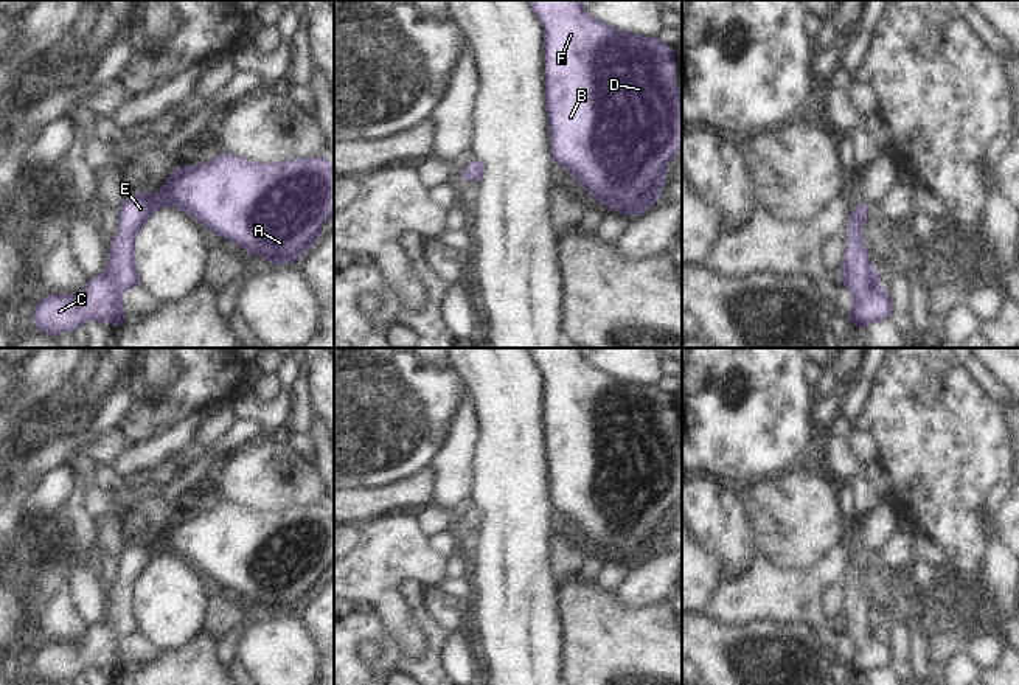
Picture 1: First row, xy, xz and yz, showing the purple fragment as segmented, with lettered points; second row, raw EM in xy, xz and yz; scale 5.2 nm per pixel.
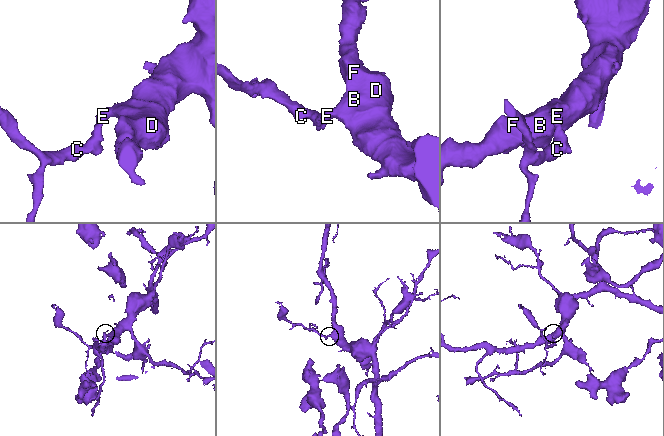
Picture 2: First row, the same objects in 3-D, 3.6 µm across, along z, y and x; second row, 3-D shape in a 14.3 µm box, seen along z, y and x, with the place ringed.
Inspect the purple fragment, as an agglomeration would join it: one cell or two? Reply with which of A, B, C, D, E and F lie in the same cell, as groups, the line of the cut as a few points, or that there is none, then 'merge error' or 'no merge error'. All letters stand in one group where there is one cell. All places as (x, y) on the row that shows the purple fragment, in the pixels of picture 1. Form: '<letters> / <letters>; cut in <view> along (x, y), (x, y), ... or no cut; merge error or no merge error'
A B C D E F; no cut; no merge error

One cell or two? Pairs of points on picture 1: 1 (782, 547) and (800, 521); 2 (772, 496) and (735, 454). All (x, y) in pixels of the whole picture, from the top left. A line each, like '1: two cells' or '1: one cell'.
1: one cell
2: two cells

